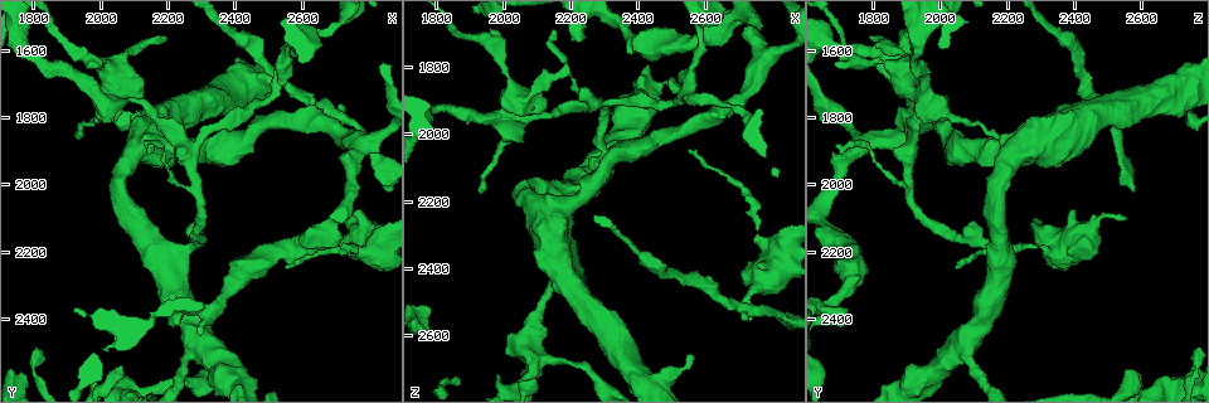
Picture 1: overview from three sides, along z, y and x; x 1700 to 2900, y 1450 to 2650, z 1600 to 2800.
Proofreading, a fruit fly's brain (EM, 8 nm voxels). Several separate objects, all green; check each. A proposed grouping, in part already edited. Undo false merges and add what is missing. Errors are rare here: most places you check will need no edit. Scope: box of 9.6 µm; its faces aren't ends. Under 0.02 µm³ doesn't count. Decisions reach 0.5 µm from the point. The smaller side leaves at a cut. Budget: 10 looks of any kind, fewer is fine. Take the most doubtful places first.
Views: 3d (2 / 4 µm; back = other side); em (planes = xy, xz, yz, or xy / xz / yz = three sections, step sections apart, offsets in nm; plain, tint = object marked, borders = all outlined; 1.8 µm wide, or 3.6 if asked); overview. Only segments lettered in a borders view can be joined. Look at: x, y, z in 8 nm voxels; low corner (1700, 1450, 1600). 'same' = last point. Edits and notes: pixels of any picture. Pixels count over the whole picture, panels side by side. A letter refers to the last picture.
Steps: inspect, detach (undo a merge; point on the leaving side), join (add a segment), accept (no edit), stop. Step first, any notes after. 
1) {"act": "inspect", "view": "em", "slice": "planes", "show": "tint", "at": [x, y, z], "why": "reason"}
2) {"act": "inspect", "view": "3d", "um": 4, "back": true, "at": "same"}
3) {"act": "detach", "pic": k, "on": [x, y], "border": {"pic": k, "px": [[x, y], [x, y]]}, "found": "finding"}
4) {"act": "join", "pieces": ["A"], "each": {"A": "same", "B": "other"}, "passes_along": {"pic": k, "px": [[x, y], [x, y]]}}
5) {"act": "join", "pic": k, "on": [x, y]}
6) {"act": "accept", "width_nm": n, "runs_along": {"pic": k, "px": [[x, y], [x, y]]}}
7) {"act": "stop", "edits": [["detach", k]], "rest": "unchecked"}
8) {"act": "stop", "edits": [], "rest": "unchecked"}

{"act": "inspect", "view": "3d", "um": 4, "at": [1770, 2560, 2590], "why": "an open end"}

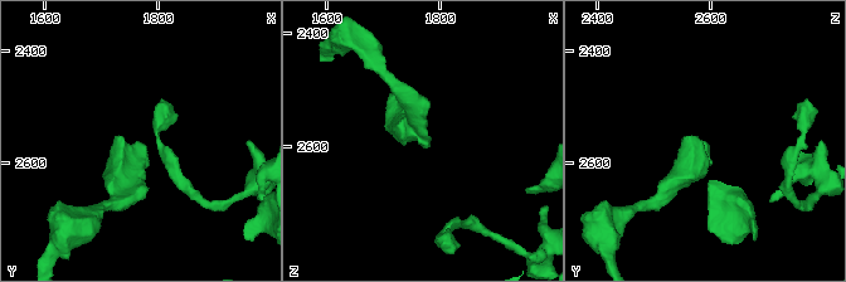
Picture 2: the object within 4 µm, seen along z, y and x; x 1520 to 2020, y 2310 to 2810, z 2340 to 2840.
{"act": "inspect", "view": "em", "slice": "planes", "show": "borders", "at": [1775, 2565, 2595], "why": "shape alone is not enough"}

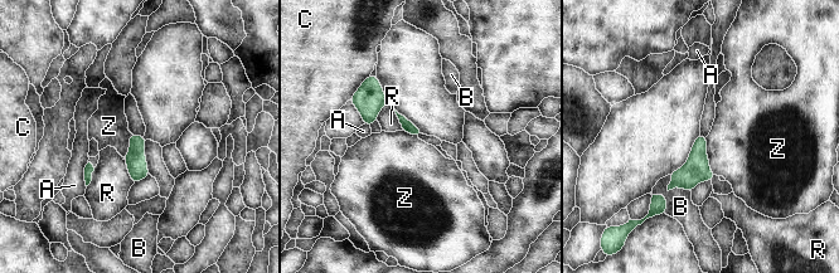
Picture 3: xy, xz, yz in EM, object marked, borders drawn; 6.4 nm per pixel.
{"act": "accept", "each": {"A": "other", "B": "other", "C": "other", "R": "other", "Z": "other"}, "border": {"pic": 3, "px": [[706, 136], [708, 166], [716, 174]]}, "found": "none of them fits"}

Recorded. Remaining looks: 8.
{"act": "inspect", "view": "3d", "um": 4, "back": true, "at": [2740, 2110, 2550], "why": "branch stops here"}

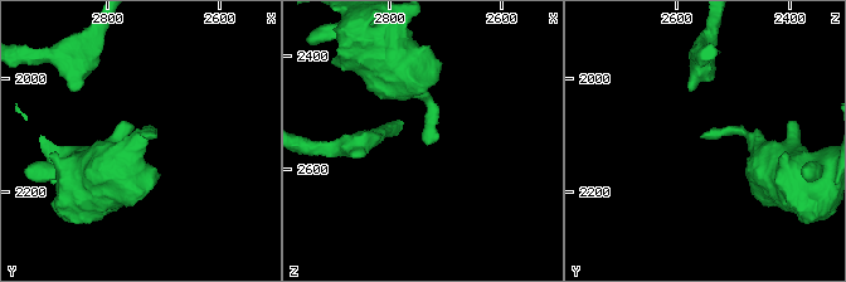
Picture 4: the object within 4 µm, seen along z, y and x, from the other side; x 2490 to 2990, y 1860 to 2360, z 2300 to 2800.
{"act": "inspect", "view": "em", "slice": "xy", "step": 16, "show": "borders", "at": [2735, 2100, 2555], "why": "shape alone is not enough"}

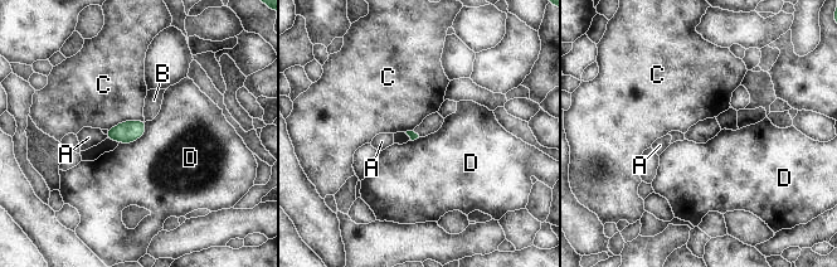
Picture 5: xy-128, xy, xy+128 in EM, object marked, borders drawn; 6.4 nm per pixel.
{"act": "inspect", "view": "em", "slice": "planes", "show": "borders", "at": "same"}

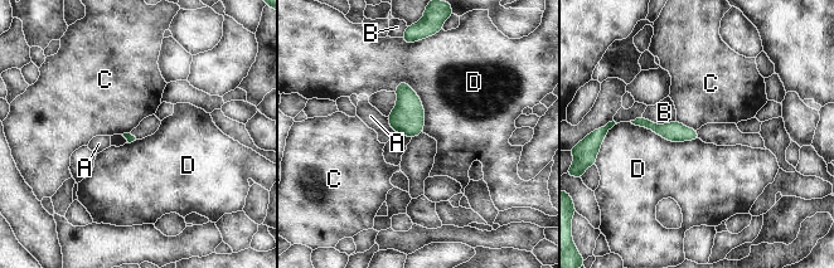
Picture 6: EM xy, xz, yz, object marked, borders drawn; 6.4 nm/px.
{"act": "accept", "longest_contact_nm": ["D", 460], "each": {"A": "other", "B": "other", "C": "other", "D": "other"}, "found": "no lettered segment goes on from it"}

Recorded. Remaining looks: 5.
{"act": "inspect", "view": "3d", "um": 2, "at": [2540, 1640, 1870], "why": "a narrow waist"}

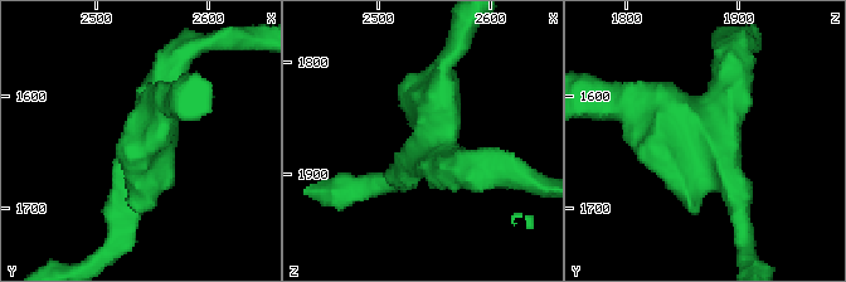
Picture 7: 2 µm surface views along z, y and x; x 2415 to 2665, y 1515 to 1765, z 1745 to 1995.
{"act": "inspect", "view": "em", "slice": "xy", "step": 8, "show": "tint", "at": [2548, 1646, 1878], "why": "now the EM"}

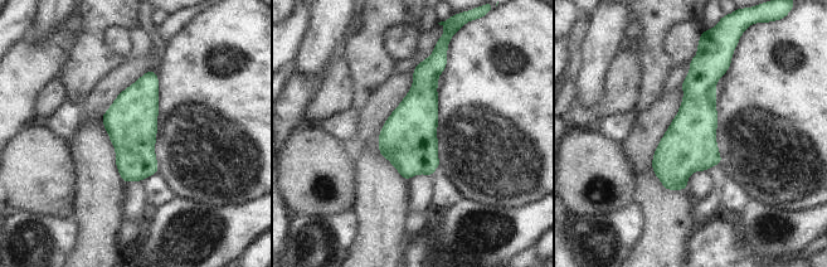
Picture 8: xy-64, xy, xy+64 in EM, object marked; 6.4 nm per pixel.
{"act": "inspect", "view": "em", "slice": "planes", "show": "borders", "at": "same"}

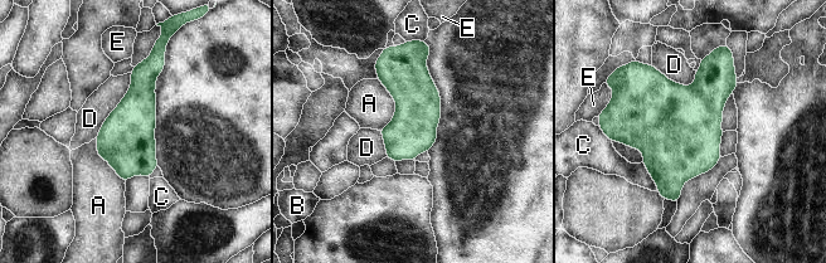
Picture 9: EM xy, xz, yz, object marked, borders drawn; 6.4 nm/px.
{"act": "accept", "width_nm": 300, "each": {"A": "other", "B": "other", "C": "other", "D": "other", "E": "other"}, "border": {"pic": 9, "px": [[377, 79], [394, 101], [380, 130]]}, "found": "continuous, no second neuron"}

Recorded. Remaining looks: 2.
{"act": "inspect", "view": "3d", "um": 2, "at": [2180, 1560, 1780], "why": "an open end"}

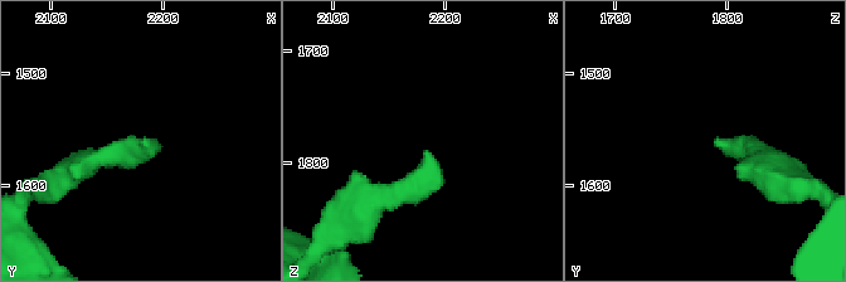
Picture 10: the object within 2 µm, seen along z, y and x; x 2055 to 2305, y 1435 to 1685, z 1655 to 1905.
{"act": "inspect", "view": "em", "slice": "xz", "step": 4, "show": "borders", "at": [2182, 1564, 1792]}

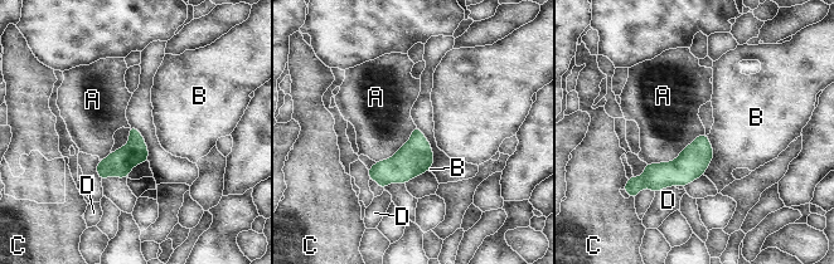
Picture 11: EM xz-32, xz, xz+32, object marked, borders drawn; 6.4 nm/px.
{"act": "accept", "each": {"A": "other", "B": "other", "C": "other", "D": "other"}, "found": "no lettered segment goes on from it"}

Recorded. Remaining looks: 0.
{"act": "stop", "edits": [], "rest": "unchecked"}

